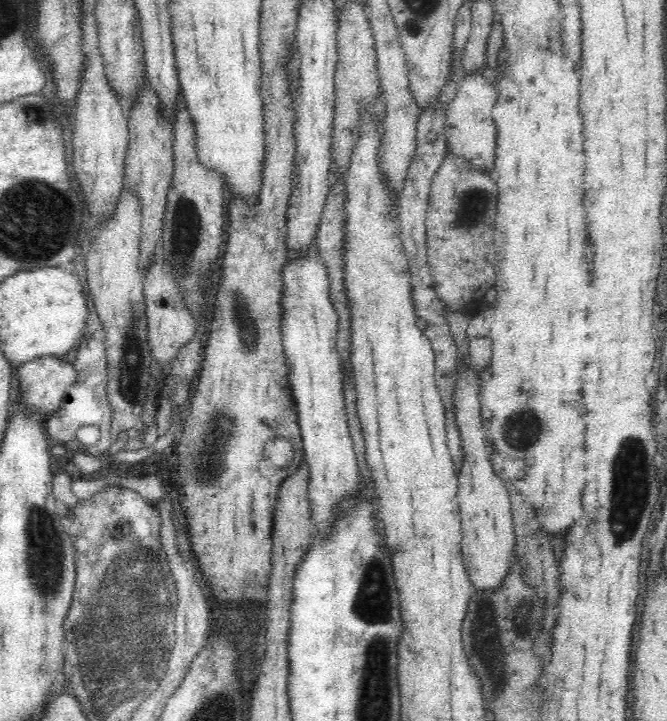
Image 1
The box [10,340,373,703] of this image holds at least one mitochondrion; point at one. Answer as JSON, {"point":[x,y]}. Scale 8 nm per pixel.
{"point":[45,556]}

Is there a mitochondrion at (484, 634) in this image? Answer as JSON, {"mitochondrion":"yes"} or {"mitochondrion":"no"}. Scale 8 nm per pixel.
{"mitochondrion":"yes"}

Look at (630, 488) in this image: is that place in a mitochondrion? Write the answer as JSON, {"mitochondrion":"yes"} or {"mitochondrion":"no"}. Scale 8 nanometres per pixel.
{"mitochondrion":"yes"}

